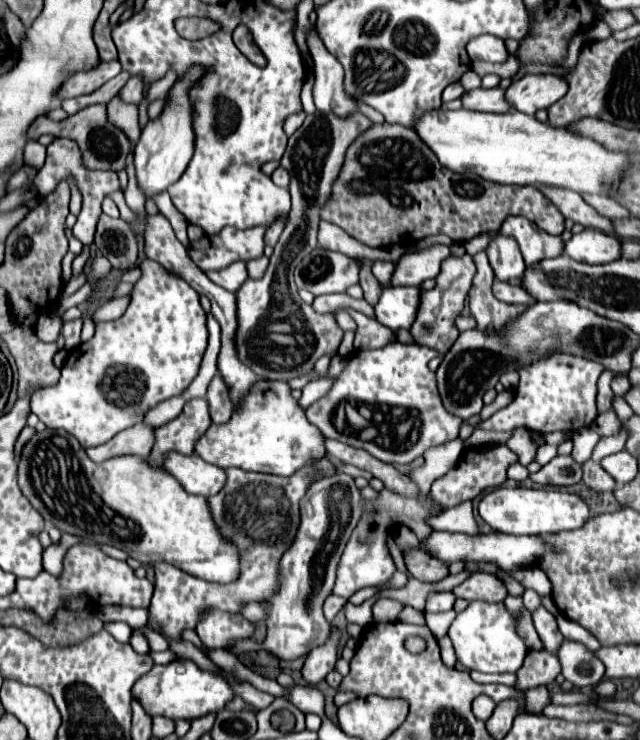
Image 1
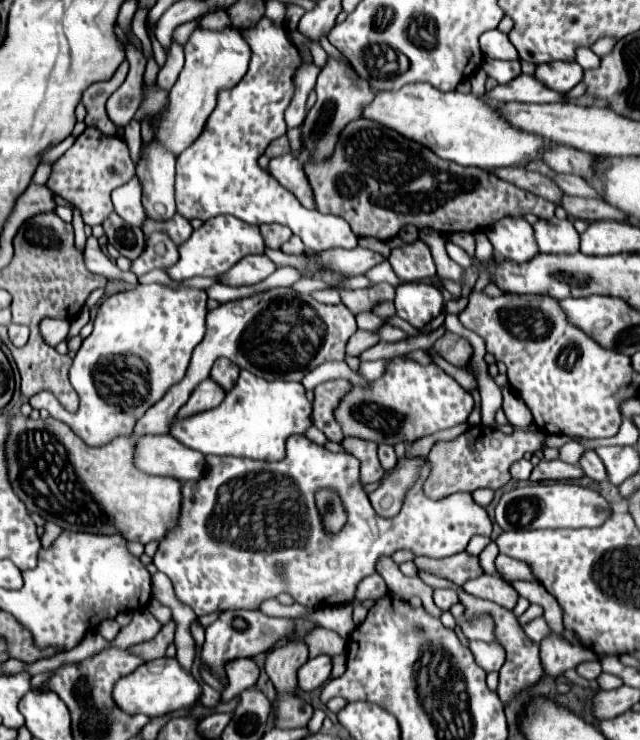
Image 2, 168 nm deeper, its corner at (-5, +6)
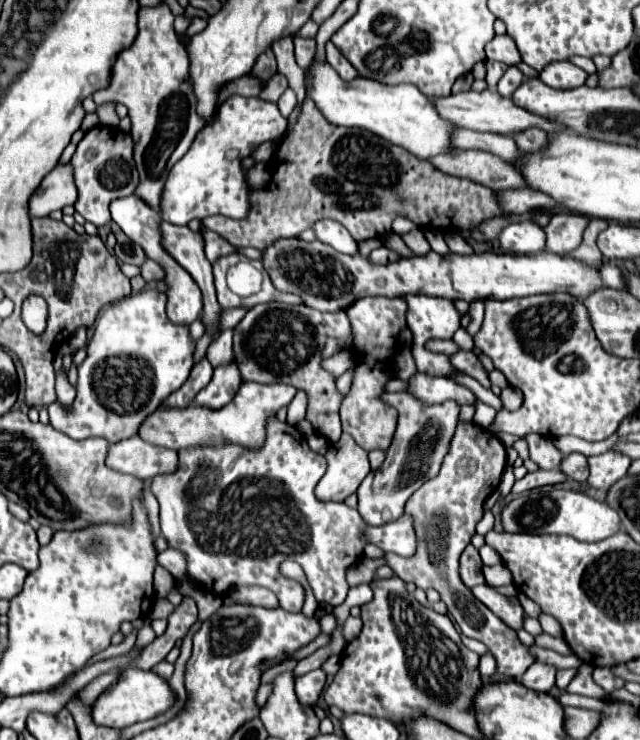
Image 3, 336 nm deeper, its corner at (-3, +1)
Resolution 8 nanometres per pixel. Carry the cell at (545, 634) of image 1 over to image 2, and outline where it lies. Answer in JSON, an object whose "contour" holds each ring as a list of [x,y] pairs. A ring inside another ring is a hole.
{"contour":[[[551,632],[543,642],[541,642],[541,660],[545,664],[545,672],[553,678],[561,676],[565,670],[575,668],[579,662],[585,660],[595,660],[597,656],[585,648],[585,646],[575,646],[567,642],[561,634]]]}

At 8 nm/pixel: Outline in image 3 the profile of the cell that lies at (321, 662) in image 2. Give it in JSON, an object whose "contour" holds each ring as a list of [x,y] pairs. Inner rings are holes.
{"contour":[[[315,669],[295,681],[295,693],[301,705],[313,707],[325,687],[325,673],[321,669]]]}

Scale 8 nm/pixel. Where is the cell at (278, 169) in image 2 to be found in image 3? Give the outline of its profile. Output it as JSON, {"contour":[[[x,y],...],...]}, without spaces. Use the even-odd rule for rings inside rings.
{"contour":[[[255,163],[251,169],[245,171],[245,179],[253,189],[261,189],[271,179],[271,173],[267,171],[265,163]]]}

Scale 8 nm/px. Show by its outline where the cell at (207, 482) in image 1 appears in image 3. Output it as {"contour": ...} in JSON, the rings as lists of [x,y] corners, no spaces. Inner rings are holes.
{"contour":[[[129,437],[125,441],[109,445],[105,463],[119,473],[127,473],[137,479],[153,479],[155,475],[175,471],[177,453],[173,449],[147,445],[139,437]]]}

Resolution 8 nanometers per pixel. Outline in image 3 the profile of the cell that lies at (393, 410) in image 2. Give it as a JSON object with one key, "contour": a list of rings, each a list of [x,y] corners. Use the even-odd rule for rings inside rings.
{"contour":[[[415,373],[415,377],[409,383],[411,383],[409,391],[425,403],[443,403],[443,401],[453,399],[453,401],[459,401],[459,405],[463,405],[463,403],[477,401],[475,393],[469,387],[465,387],[453,379],[429,377],[423,373]]]}

